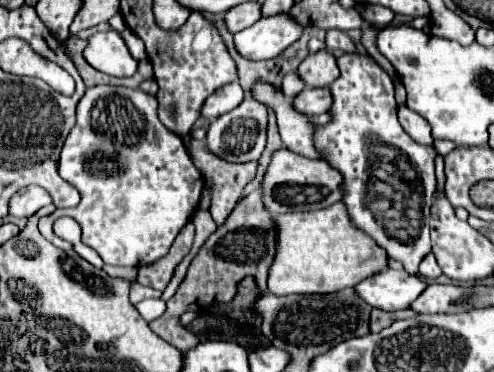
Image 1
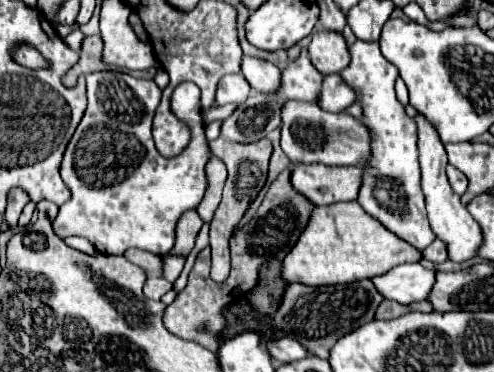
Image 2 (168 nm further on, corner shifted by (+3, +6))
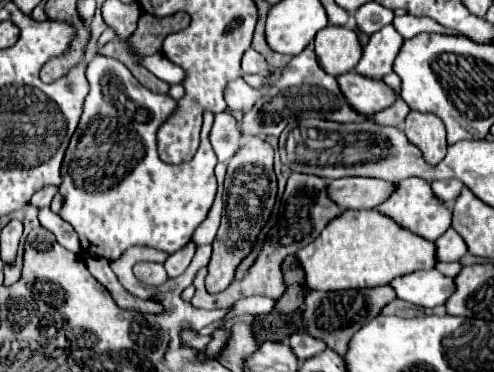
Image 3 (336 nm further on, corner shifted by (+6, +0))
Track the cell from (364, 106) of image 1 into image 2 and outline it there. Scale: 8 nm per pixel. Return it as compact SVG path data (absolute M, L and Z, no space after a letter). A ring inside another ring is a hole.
M356 40L352 46L348 46L348 54L350 64L344 68L344 72L340 72L340 76L344 76L344 80L356 88L356 102L362 106L360 122L372 132L368 164L360 166L364 172L364 184L360 186L358 204L364 208L364 212L372 214L374 220L384 224L384 228L422 252L436 236L428 226L424 194L420 188L416 122L406 116L404 106L394 94L398 68L382 56L378 42Z

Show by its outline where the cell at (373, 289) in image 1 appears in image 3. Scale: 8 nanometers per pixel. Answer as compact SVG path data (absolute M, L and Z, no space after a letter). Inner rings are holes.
M419 270L407 276L399 276L391 282L401 300L413 302L417 306L433 308L445 304L455 290L455 280L441 274L439 270Z

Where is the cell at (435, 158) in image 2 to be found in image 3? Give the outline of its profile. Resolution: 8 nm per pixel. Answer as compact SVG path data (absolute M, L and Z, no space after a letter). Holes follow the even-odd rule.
M411 110L405 118L405 134L415 146L421 148L429 164L437 164L443 160L447 152L445 124L435 114Z

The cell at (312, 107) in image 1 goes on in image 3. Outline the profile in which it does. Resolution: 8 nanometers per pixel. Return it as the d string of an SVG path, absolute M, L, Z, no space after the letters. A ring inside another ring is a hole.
M355 70L341 74L337 78L337 82L339 82L345 98L361 114L381 112L397 100L397 92L391 86L387 86L383 80L361 76Z

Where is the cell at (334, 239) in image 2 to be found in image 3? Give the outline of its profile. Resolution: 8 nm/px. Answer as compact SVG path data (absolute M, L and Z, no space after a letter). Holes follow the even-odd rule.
M345 210L331 220L309 246L299 250L297 258L303 264L307 286L311 290L335 292L385 286L397 276L429 270L427 266L437 264L437 246L411 230L397 226L393 218L377 210Z

